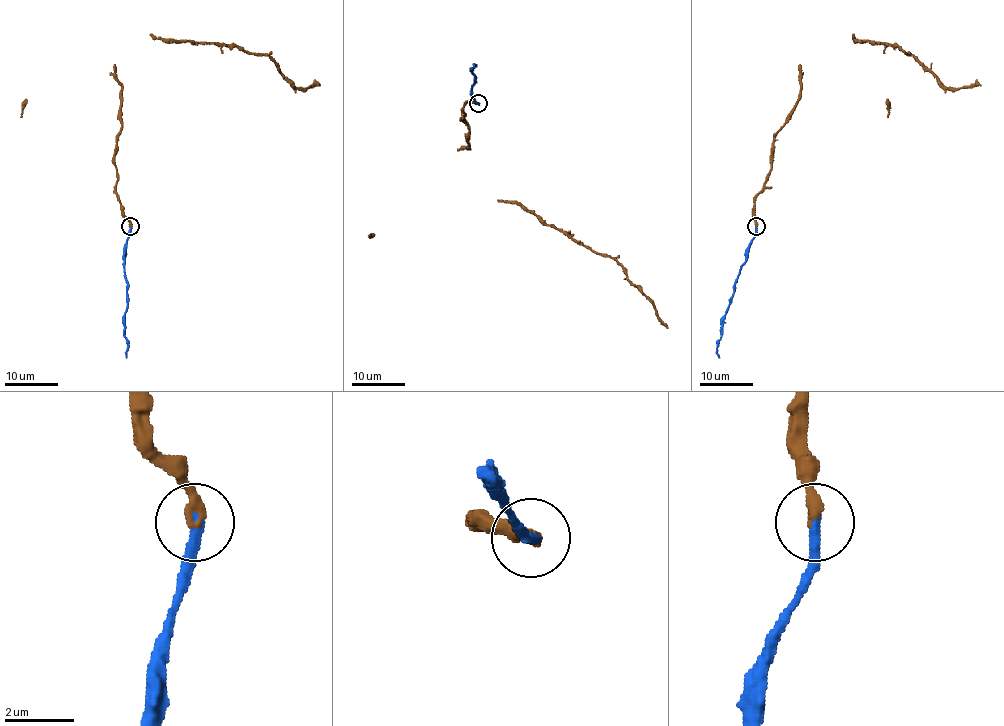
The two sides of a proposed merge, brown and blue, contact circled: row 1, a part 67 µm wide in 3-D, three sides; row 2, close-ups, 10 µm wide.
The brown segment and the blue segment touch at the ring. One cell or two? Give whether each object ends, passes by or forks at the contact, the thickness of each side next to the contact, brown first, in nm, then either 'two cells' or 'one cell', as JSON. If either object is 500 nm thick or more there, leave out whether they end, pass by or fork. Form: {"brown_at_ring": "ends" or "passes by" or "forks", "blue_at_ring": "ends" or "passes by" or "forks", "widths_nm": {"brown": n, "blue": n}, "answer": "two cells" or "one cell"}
{"brown_at_ring": "ends", "blue_at_ring": "ends", "widths_nm": {"brown": 360, "blue": 340}, "answer": "one cell"}

